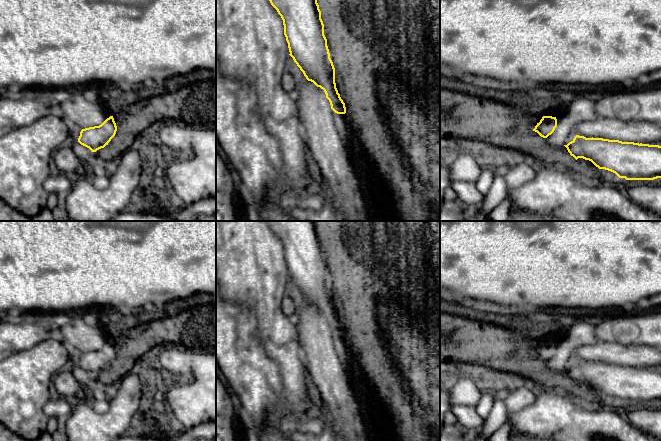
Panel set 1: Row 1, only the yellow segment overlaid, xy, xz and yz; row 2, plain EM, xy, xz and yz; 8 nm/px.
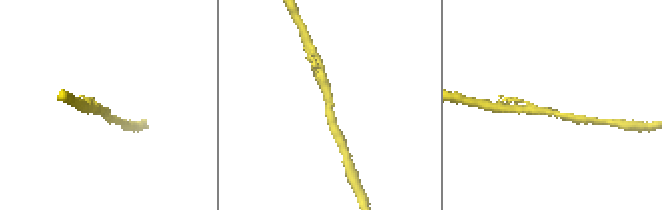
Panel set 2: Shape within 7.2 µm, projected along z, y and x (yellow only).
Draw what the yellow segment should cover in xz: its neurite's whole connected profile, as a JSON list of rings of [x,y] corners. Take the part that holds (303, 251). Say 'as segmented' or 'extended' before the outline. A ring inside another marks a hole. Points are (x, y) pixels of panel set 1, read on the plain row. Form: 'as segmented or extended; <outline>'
as segmented; [[[268,221],[281,240],[290,280],[308,305],[324,314],[331,333],[345,338],[335,307],[324,248],[316,221]]]

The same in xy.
as segmented; [[[113,340],[107,342],[101,349],[82,353],[78,366],[92,376],[104,372],[115,360],[117,350]]]

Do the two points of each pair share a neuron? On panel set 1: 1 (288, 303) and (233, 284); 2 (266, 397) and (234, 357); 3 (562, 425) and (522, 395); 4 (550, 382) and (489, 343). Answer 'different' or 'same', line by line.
1: different
2: same
3: different
4: same

